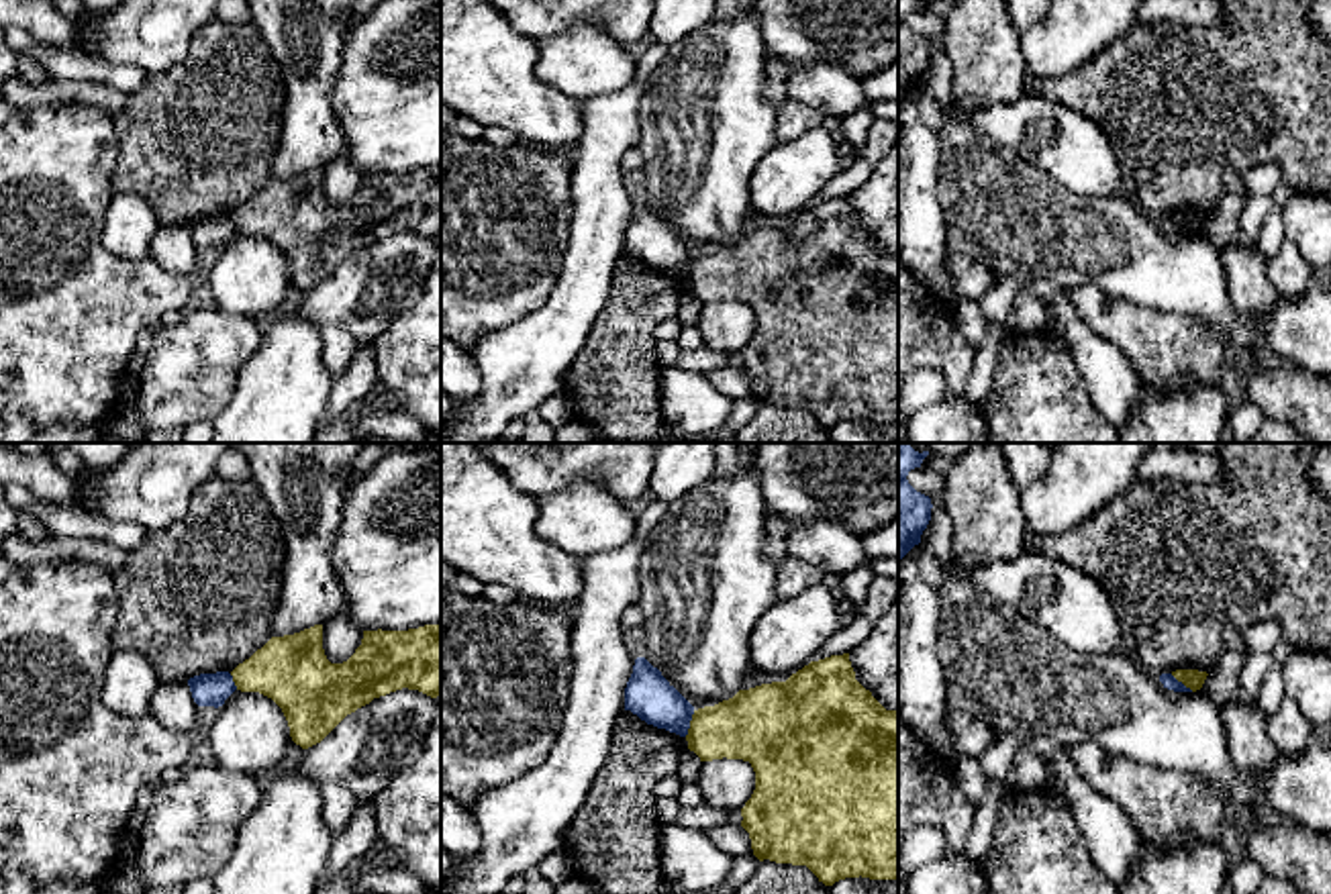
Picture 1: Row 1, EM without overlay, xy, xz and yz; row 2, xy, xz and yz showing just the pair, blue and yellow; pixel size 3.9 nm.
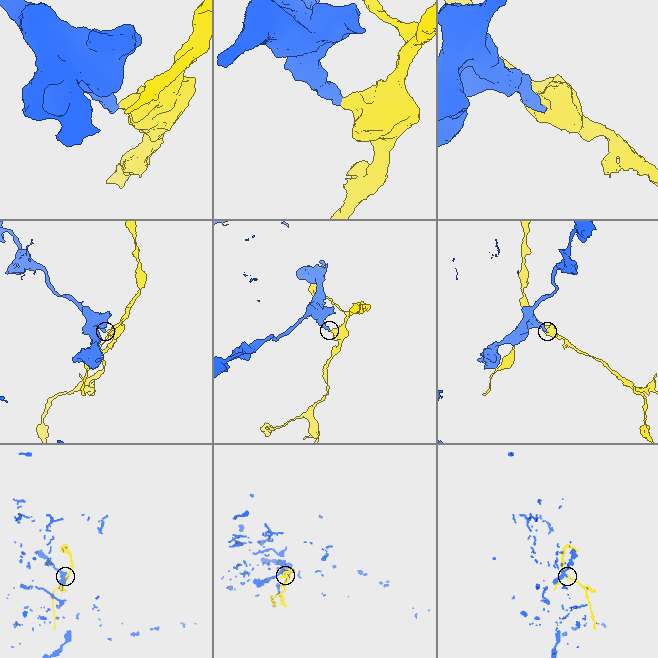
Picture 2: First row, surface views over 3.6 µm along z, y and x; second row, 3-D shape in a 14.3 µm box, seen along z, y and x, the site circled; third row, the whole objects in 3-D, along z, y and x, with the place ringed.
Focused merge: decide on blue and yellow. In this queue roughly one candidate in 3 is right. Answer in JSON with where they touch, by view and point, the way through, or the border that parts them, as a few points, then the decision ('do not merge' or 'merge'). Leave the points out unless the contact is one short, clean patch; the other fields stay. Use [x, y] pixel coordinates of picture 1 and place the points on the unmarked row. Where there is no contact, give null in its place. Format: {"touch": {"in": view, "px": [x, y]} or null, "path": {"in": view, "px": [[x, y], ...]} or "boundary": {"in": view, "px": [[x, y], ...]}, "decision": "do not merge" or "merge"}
{"touch": {"in": "xz", "px": [688, 266]}, "boundary": {"in": "xz", "px": [[695, 254], [684, 278]]}, "decision": "do not merge"}

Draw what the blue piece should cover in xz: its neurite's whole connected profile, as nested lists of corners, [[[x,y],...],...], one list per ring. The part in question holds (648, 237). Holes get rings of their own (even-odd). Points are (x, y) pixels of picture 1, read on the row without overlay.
[[[645,200],[635,202],[625,231],[625,253],[680,280],[688,278],[694,257],[694,249]]]

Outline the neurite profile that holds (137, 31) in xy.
[[[122,0],[110,10],[88,4],[73,20],[69,47],[116,65],[137,65],[147,76],[159,73],[188,55],[194,35],[214,18],[216,6],[218,0]]]

